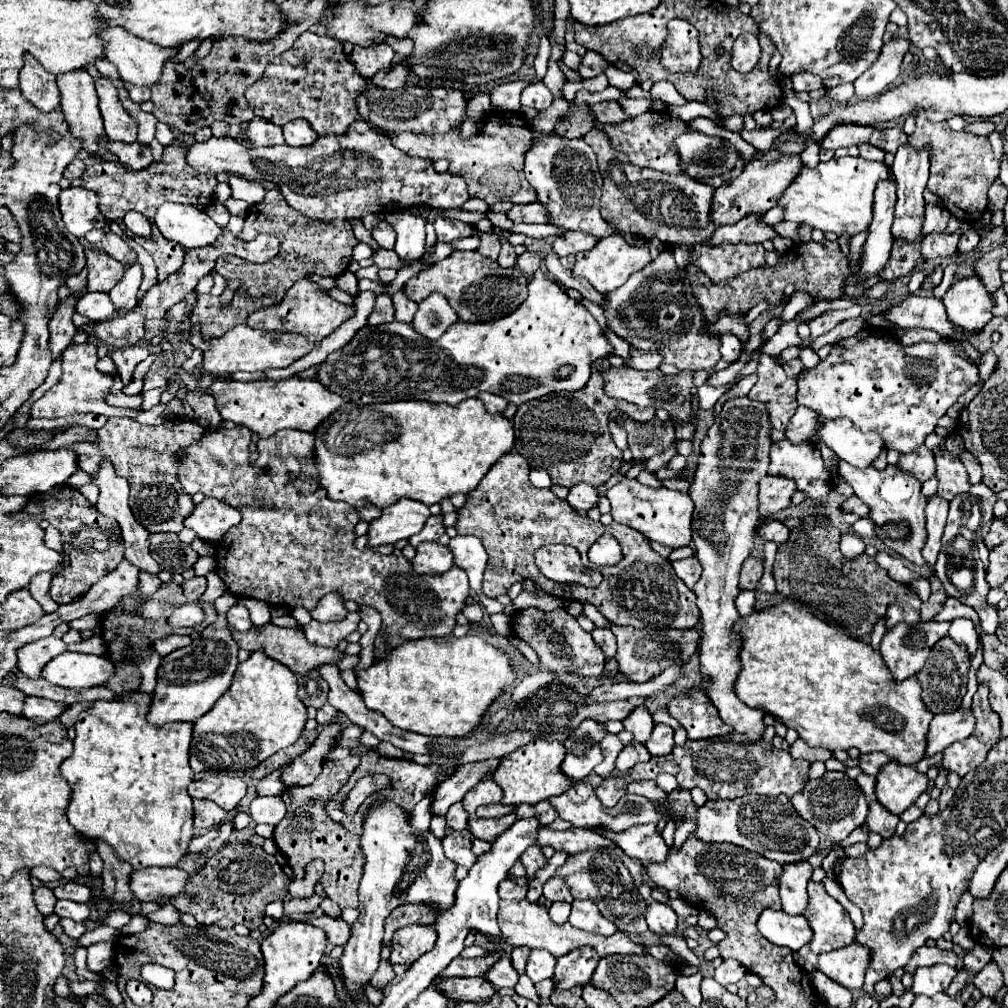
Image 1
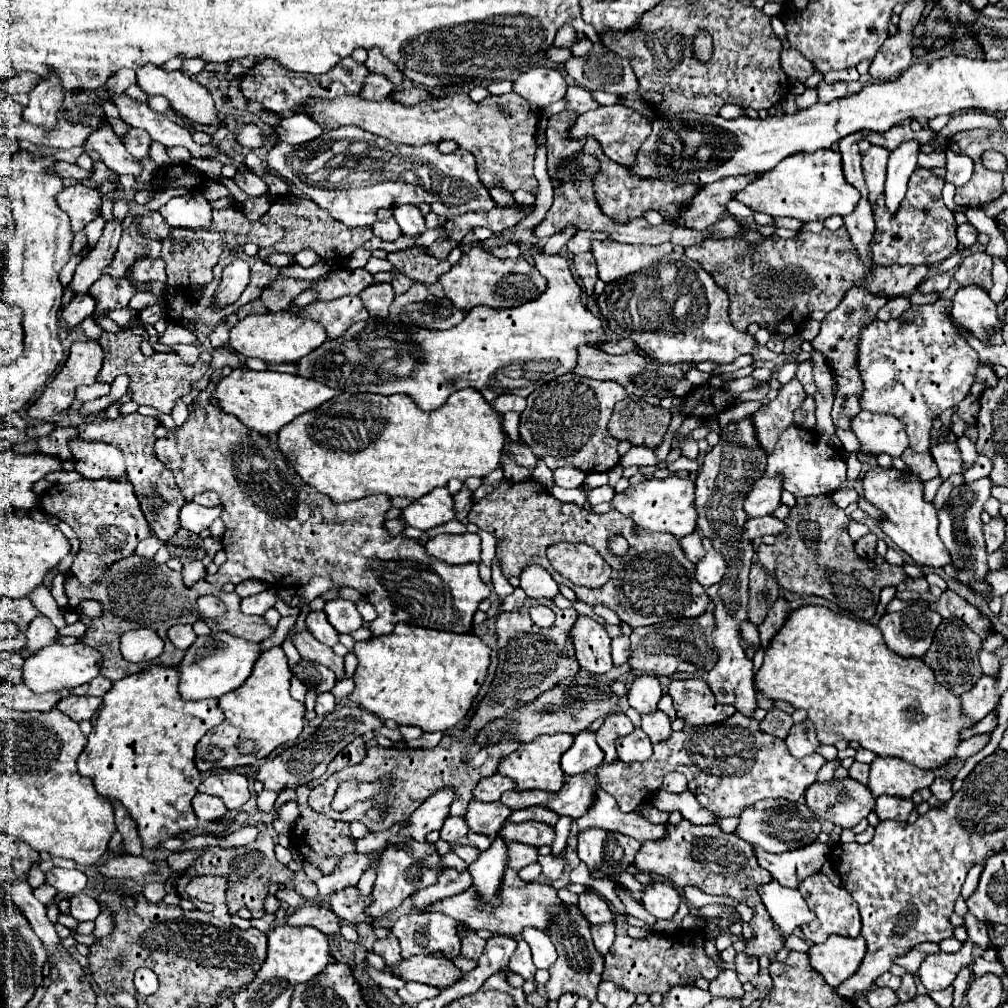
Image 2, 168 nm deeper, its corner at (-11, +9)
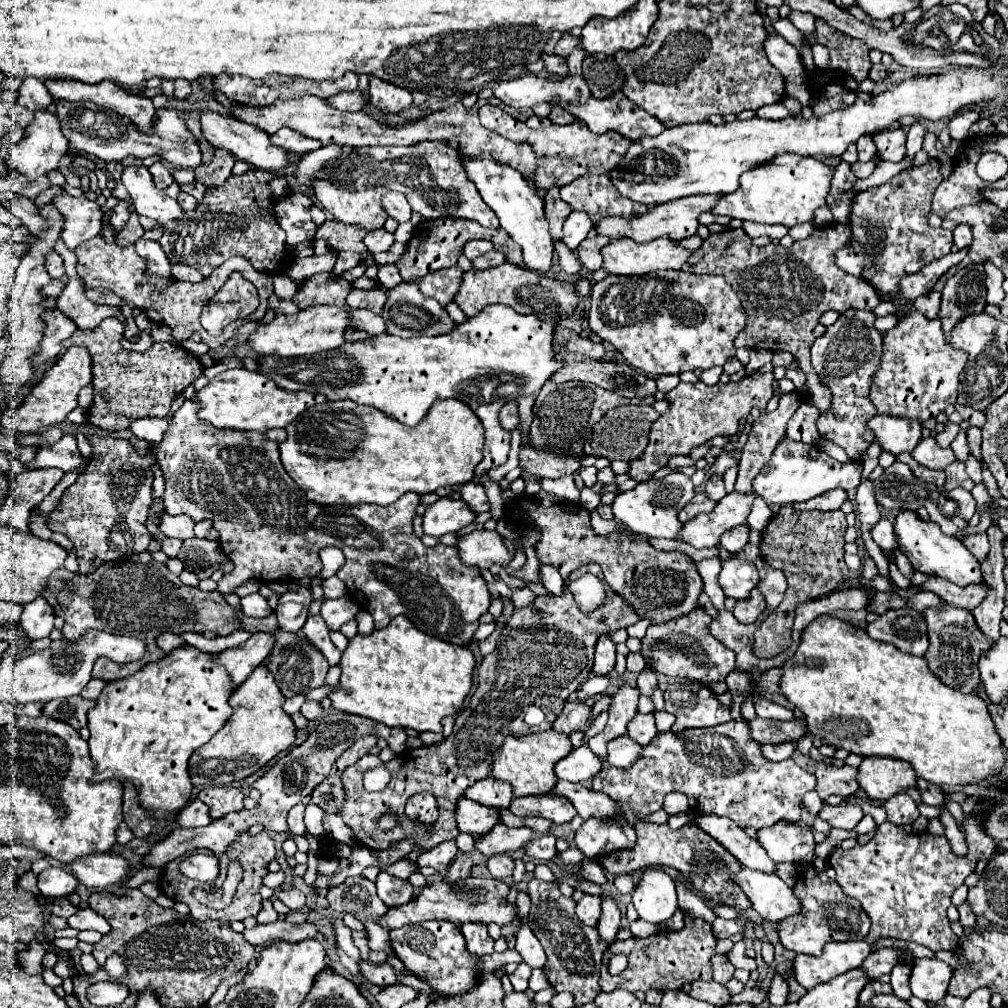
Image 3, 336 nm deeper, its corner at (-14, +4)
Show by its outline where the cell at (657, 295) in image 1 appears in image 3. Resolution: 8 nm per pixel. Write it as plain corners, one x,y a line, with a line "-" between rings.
659,271
641,277
607,275
603,281
593,283
589,301
587,323
591,331
609,341
631,367
647,375
673,375
723,365
735,355
733,341
747,321
737,293
727,285
723,275
691,275
683,271

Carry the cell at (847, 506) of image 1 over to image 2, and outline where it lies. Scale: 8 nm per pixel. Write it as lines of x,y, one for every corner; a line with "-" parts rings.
840,488
838,492
832,494
832,502
836,502
840,508
848,508
850,504
858,502
858,492
856,490
848,490
848,488

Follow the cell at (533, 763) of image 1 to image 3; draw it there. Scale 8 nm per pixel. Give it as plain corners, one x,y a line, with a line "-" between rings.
553,729
533,735
515,737
509,735
503,741
503,747
495,751
493,763
491,763
491,777
509,781
513,787
515,797
527,797
527,795
547,795
557,783
557,777
553,773
553,767
559,759
567,757
571,753
571,741
567,735
559,735

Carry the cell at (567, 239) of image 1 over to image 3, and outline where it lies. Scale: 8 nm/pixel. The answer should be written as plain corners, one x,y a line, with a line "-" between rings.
599,235
595,239
585,239
579,247
577,247
577,257
583,263
583,267
587,267
589,271
597,271
603,267
603,259
601,259
601,249
609,243
611,239

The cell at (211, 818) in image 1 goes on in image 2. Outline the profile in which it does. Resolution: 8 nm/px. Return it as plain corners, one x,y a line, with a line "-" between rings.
198,792
194,796
192,808
194,808
200,822
212,822
212,820
218,820
220,816
228,814
228,808
224,806
224,802
220,802
220,798
208,796
208,794
202,794
202,792

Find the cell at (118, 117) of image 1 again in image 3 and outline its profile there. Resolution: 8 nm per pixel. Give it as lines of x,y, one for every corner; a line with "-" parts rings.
153,163
153,165
149,167
149,171
151,171
153,179
155,179
157,189
167,189
167,187
175,181
175,179
173,179
173,173
171,173
163,163

